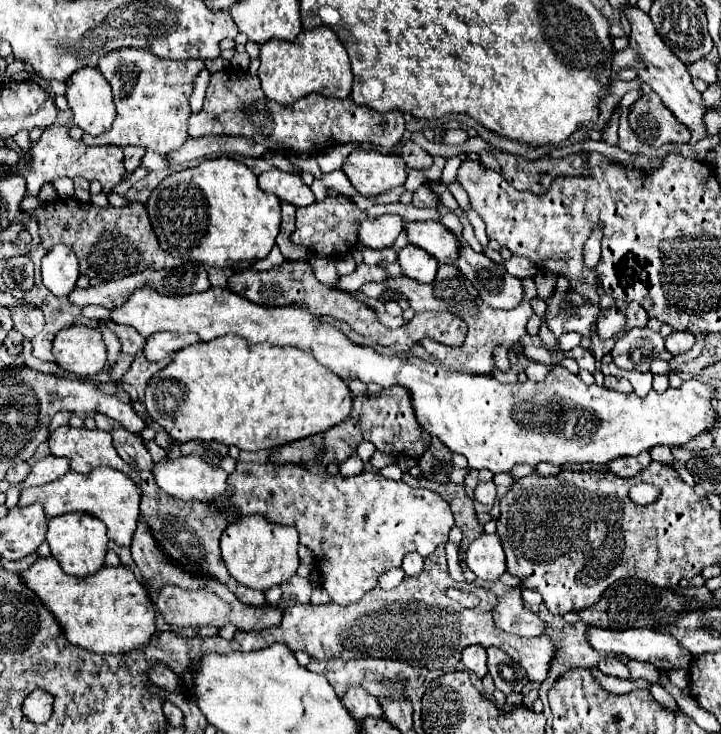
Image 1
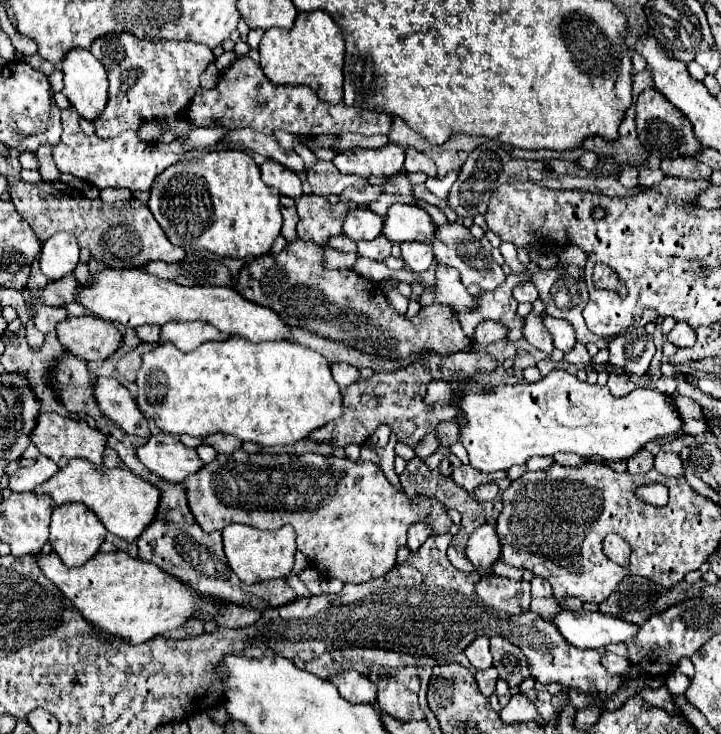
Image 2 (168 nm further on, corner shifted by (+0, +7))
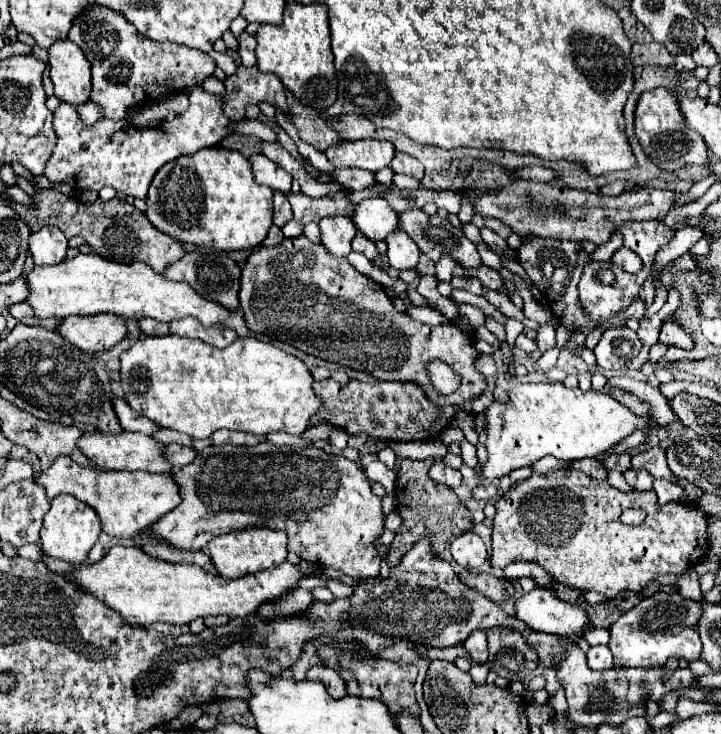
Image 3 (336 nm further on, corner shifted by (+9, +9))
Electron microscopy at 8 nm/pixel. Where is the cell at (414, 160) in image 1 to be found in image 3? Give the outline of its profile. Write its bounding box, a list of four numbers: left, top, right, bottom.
[390,152,424,180]

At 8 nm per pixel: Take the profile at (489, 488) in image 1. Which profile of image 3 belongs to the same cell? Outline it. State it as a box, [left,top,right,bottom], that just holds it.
[474,484,498,500]

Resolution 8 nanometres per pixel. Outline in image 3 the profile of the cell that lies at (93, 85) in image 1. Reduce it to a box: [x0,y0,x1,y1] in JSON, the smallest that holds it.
[48,38,90,106]

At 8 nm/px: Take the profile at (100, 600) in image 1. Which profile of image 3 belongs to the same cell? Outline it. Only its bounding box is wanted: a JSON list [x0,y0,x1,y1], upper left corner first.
[74,546,306,626]

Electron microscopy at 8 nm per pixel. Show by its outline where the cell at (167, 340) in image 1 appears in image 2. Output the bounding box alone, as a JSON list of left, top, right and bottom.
[161,322,227,352]

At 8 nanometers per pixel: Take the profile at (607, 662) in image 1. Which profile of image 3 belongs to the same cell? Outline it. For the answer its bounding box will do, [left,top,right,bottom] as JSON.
[586,646,614,670]

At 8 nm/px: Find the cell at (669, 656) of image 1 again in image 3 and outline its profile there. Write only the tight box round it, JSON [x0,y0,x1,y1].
[514,588,590,638]

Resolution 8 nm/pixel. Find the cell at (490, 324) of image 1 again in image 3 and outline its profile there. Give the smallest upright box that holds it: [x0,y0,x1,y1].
[406,304,448,324]

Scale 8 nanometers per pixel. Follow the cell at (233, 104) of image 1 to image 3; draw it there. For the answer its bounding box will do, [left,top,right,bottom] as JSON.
[224,66,288,120]

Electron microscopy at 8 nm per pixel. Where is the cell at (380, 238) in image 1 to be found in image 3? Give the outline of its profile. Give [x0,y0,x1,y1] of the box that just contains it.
[318,216,356,256]

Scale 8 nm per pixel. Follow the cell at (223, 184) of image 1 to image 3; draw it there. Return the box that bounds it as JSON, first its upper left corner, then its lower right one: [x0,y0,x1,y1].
[148,146,272,250]

